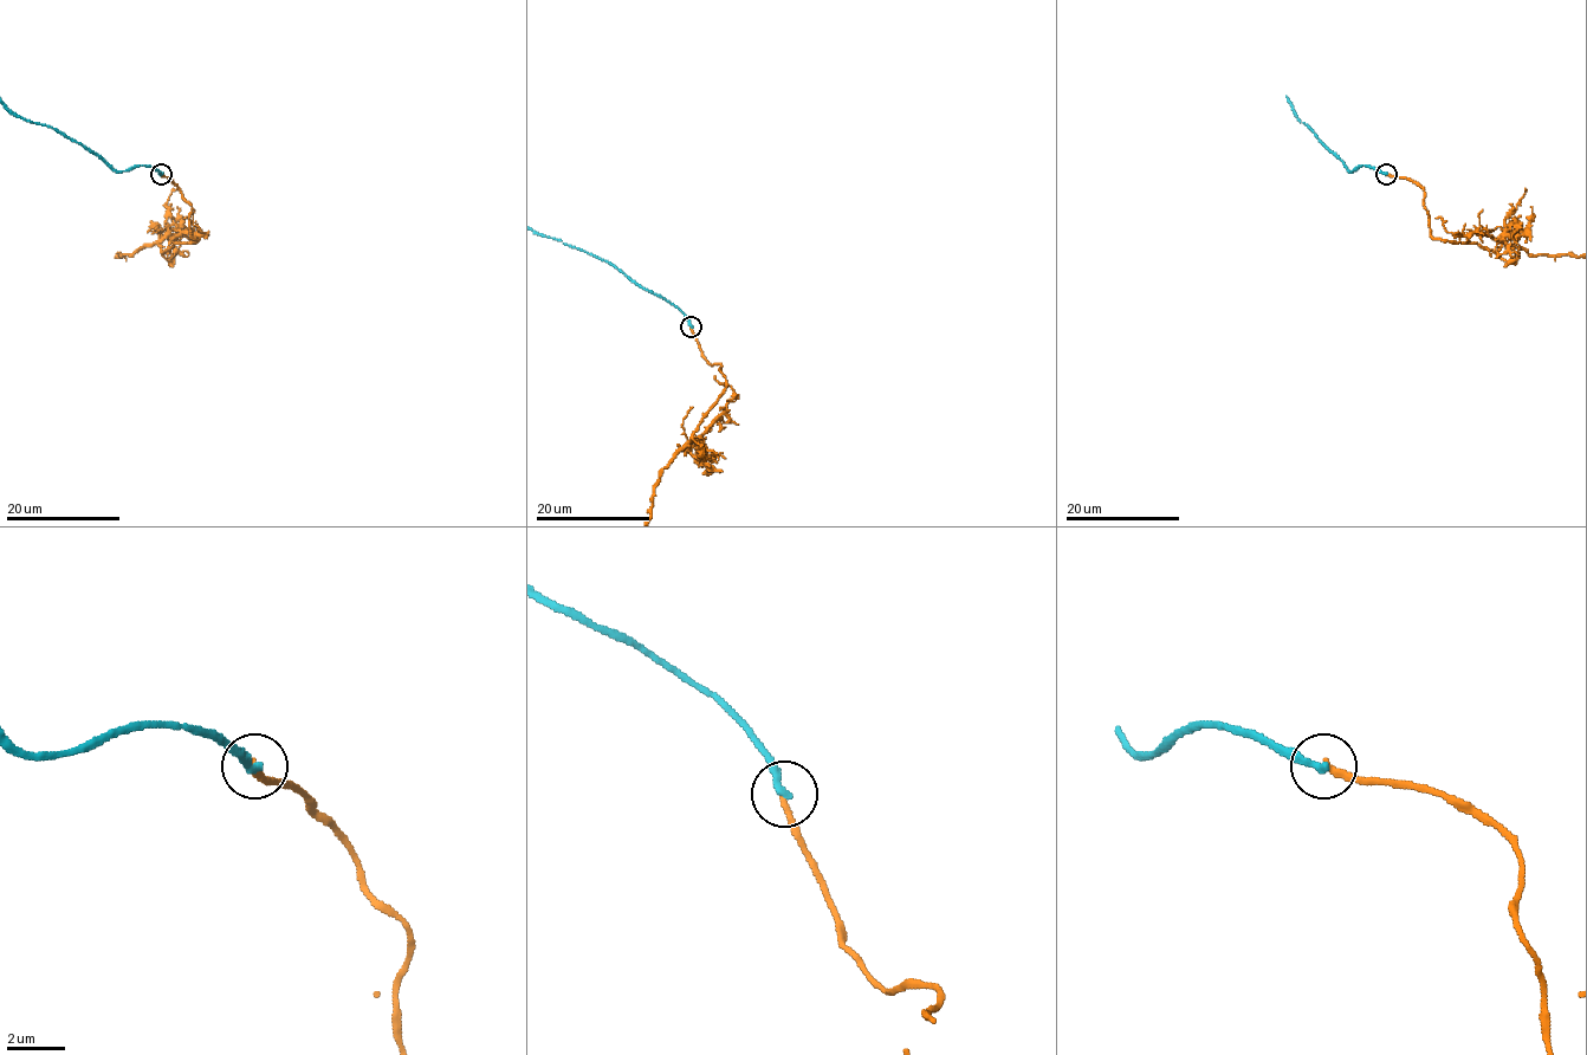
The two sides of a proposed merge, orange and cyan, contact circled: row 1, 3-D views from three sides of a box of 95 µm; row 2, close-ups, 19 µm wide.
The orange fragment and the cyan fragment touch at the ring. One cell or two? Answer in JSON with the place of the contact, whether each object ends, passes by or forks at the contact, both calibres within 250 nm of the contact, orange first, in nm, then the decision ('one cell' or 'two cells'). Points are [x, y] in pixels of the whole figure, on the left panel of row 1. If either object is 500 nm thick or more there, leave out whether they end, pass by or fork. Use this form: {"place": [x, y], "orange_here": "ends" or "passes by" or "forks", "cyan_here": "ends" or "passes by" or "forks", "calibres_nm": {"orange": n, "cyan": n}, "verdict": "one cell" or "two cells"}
{"place": [161, 174], "orange_here": "ends", "cyan_here": "ends", "calibres_nm": {"orange": 220, "cyan": 280}, "verdict": "two cells"}

